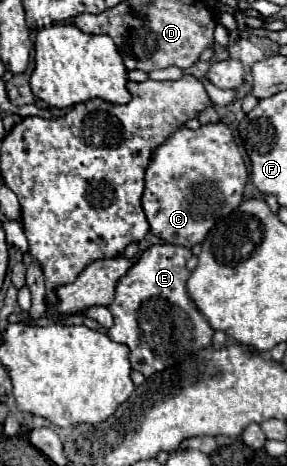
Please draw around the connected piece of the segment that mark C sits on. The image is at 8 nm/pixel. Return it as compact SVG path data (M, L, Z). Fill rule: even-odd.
M213 123L199 129L181 129L173 133L161 147L155 149L155 157L149 163L145 173L145 191L143 191L143 209L151 225L151 233L167 243L193 247L203 243L209 229L225 215L229 215L243 199L243 189L247 183L247 167L235 145L233 133L225 123Z

